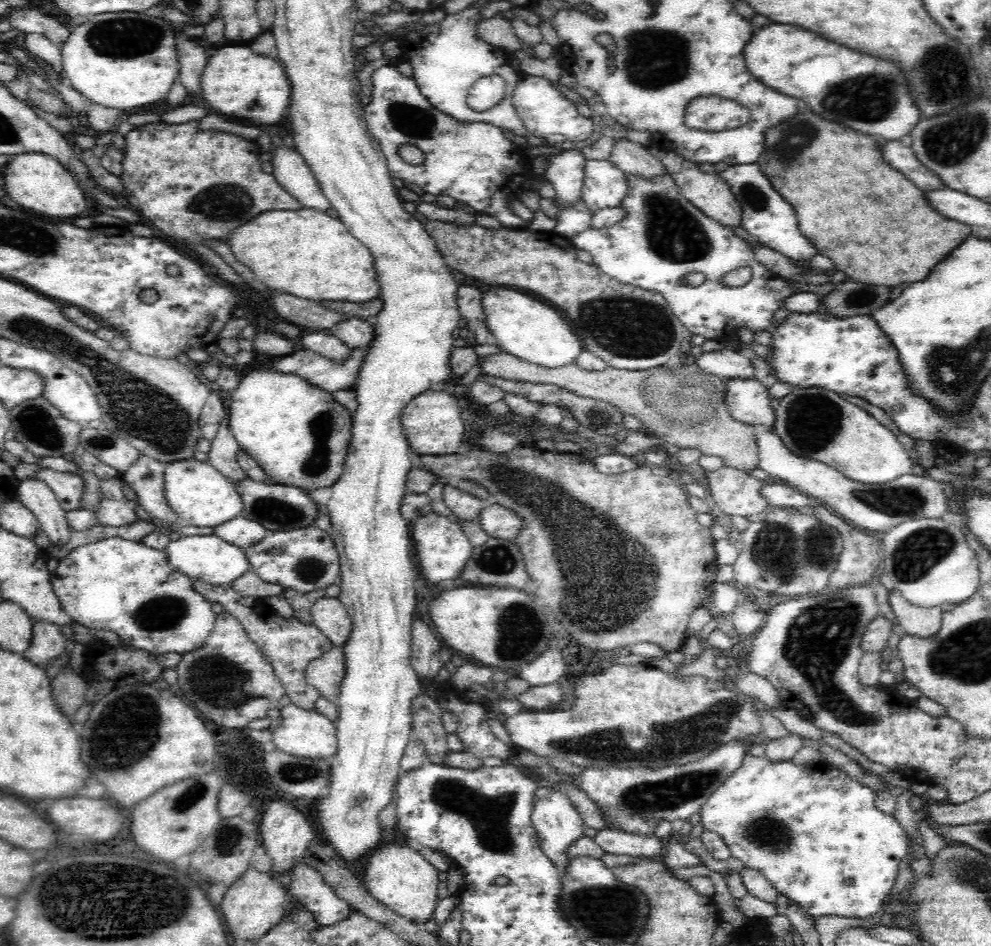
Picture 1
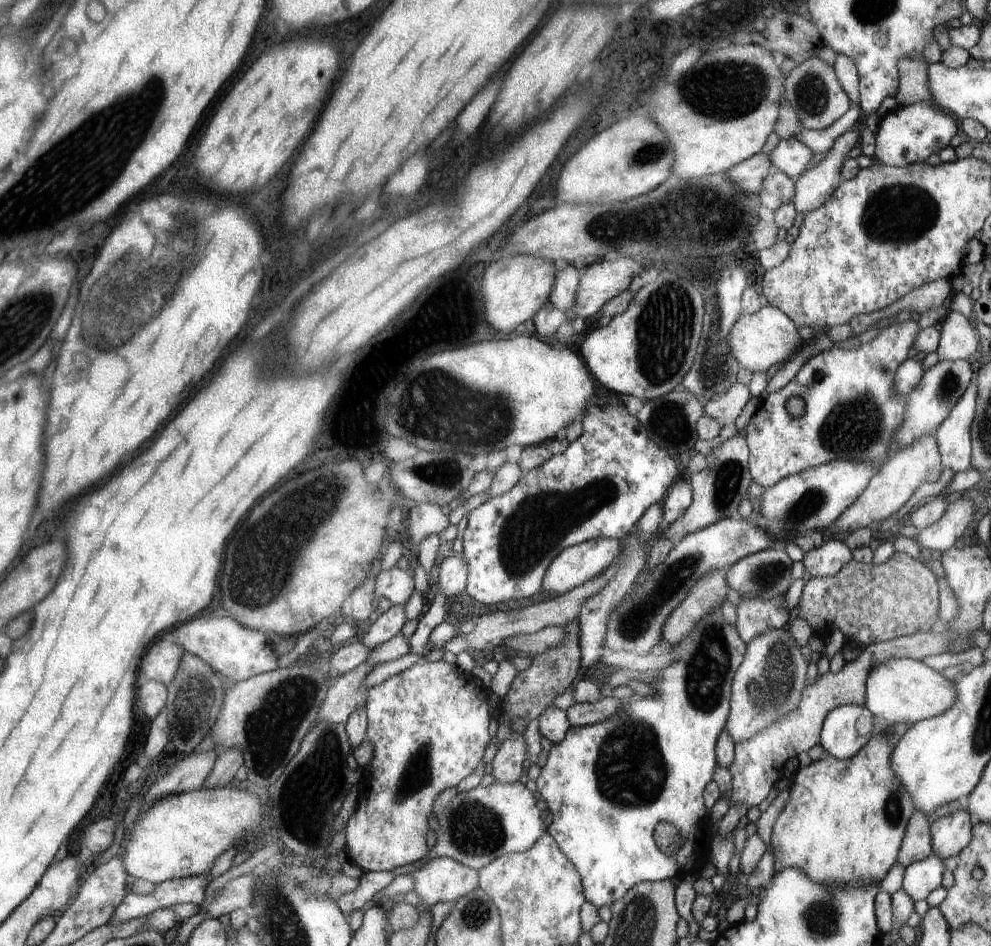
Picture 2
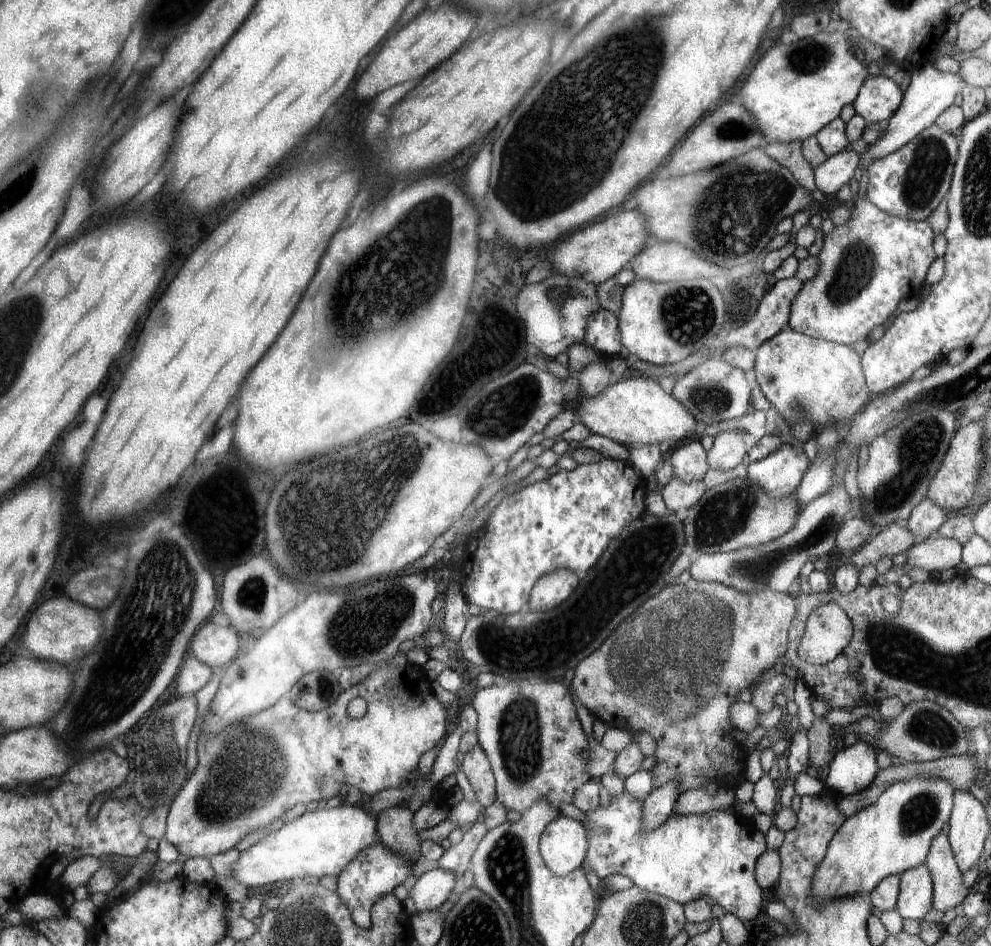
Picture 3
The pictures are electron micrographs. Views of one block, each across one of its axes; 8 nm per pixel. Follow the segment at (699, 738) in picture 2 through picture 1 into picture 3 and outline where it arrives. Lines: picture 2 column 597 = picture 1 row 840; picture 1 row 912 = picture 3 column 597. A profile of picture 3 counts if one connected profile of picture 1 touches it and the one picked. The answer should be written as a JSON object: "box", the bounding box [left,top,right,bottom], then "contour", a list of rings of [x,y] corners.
{"box":[581,789,767,921],"contour":[[[625,789],[620,794],[611,796],[606,808],[599,806],[594,811],[584,813],[585,820],[582,824],[588,831],[589,850],[585,864],[581,867],[586,874],[594,873],[600,879],[616,873],[623,874],[645,891],[668,897],[682,906],[688,901],[705,898],[722,906],[741,921],[752,920],[760,914],[762,888],[757,881],[756,864],[767,849],[765,834],[756,828],[754,819],[724,810],[693,815],[672,813],[662,826],[648,833],[644,828],[645,800],[634,798]]]}

